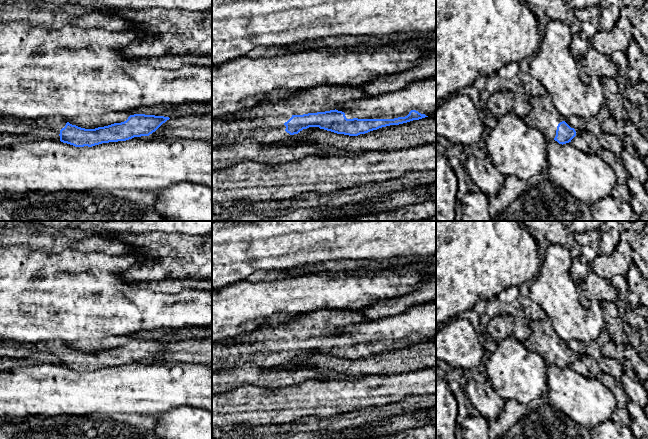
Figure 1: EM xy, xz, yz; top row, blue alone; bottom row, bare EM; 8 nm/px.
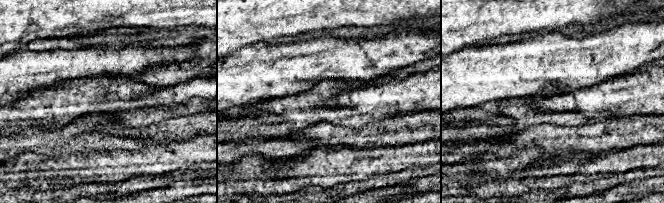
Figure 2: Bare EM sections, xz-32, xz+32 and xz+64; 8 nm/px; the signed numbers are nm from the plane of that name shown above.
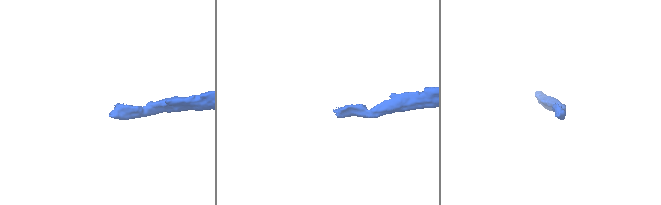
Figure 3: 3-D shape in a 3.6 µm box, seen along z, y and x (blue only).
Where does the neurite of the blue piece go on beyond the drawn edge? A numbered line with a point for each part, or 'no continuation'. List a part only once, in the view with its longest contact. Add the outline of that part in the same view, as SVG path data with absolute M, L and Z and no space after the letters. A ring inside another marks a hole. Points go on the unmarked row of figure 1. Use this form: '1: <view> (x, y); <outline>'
1: xz (264, 346); M323 309L308 314L296 315L291 321L277 326L262 326L249 333L240 334L233 338L231 344L219 341L212 344L212 372L228 369L238 371L248 362L253 362L259 367L272 367L286 363L290 360L285 355L284 349L293 339L325 336L335 334L338 330L361 323L367 320L358 312L348 310Z

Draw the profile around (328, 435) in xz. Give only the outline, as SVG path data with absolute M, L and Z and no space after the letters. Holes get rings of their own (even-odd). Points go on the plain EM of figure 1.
M298 433L295 436L292 436L290 438L284 438L284 439L333 439L333 433L326 433L323 435L315 434L315 433Z

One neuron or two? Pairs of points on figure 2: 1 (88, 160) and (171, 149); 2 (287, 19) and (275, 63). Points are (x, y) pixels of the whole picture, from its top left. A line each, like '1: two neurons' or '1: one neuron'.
1: one neuron
2: two neurons

